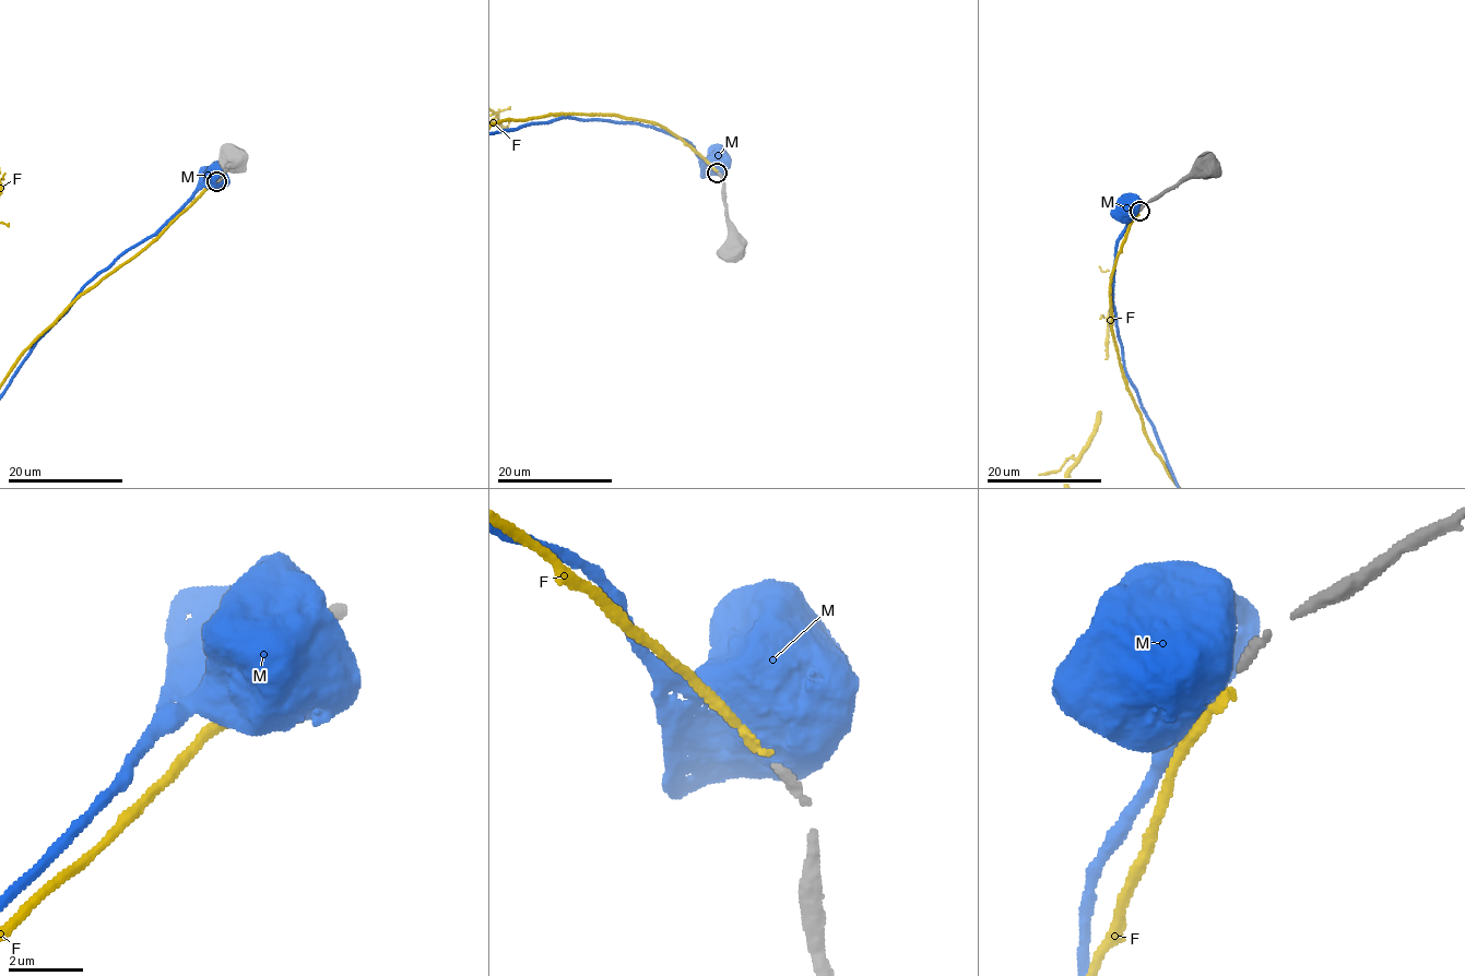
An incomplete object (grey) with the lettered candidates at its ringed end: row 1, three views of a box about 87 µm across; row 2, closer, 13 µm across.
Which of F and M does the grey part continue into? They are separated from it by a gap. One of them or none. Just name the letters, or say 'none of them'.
F

